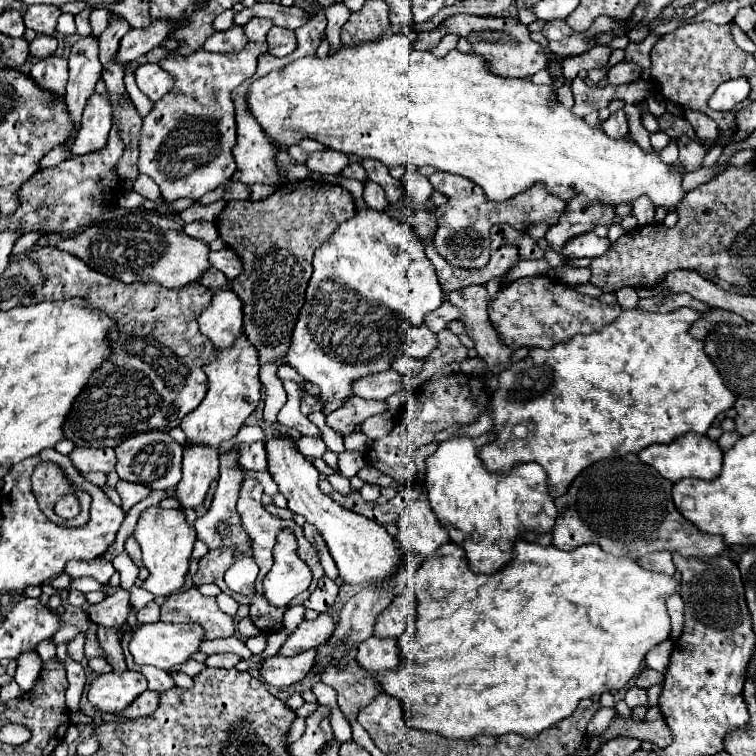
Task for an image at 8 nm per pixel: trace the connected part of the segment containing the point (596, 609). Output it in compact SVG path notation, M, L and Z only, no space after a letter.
M518 541L514 559L498 573L494 575L476 575L470 571L466 557L462 555L462 549L456 543L446 543L430 561L424 561L414 577L414 589L418 597L418 607L416 607L416 617L410 623L410 633L404 633L400 639L400 657L402 665L390 673L376 673L374 681L378 687L400 699L404 705L406 713L406 723L414 729L422 731L434 731L446 739L474 739L476 735L506 735L506 733L518 733L524 737L534 737L548 729L550 725L562 721L564 717L570 717L576 711L578 701L600 695L610 689L620 689L624 687L630 677L640 669L640 661L644 655L660 645L664 639L670 635L670 619L666 611L666 597L674 593L676 589L676 579L668 577L664 573L652 573L642 569L636 559L632 557L614 557L610 553L604 553L596 543L582 545L574 551L560 551L558 547L542 547L538 543L526 543Z

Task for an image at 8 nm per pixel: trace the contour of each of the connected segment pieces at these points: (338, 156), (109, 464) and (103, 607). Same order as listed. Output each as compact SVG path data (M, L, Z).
M316 151L310 153L306 165L310 171L320 173L320 175L338 175L342 173L342 169L350 163L350 157L346 153L338 153L338 151Z
M78 447L68 457L80 473L90 473L90 471L110 473L110 471L114 471L114 465L116 465L114 449L92 449L92 447L82 449L82 447Z
M116 589L112 595L108 595L102 603L90 605L88 617L96 625L104 627L118 627L126 621L128 617L128 601L130 593L124 589Z

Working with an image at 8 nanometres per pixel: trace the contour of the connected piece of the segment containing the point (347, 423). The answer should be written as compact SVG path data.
M350 397L340 409L326 415L326 423L336 433L346 437L352 431L356 431L356 427L364 419L368 419L368 417L372 417L376 413L384 413L384 411L388 411L386 401L370 401L370 399L362 399L362 397Z

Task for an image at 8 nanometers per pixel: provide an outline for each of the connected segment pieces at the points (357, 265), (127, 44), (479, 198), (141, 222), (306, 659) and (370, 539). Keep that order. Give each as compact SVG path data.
M366 207L362 211L356 211L356 215L350 221L344 221L330 235L330 239L314 253L314 273L312 273L312 279L310 279L308 289L306 289L306 301L304 301L304 305L300 309L300 317L298 317L298 321L294 325L294 333L290 337L290 349L286 351L286 361L300 377L304 377L306 381L310 381L310 383L314 383L314 385L318 385L322 389L320 399L324 403L334 401L334 399L346 399L346 397L352 395L350 385L352 385L354 379L390 369L392 357L402 355L402 337L406 335L406 329L410 325L422 325L424 323L424 315L434 311L434 309L438 309L442 305L442 301L444 301L444 293L440 289L434 265L424 255L424 243L412 233L410 225L406 225L404 221L394 221L394 217L386 217L386 211L376 211L376 209L368 209Z
M152 21L148 27L130 29L120 41L118 61L130 63L146 55L150 49L158 47L162 41L170 37L172 27L174 27L174 21Z
M440 171L430 177L430 183L436 191L440 191L448 197L448 203L440 205L436 209L438 231L434 235L434 247L452 267L478 269L490 261L490 227L492 225L508 223L518 231L524 231L532 223L536 225L540 221L548 221L548 225L554 225L566 207L566 203L560 197L546 193L544 189L542 189L542 193L544 193L542 199L530 199L530 195L526 191L526 193L522 193L510 201L502 201L502 205L498 205L498 203L490 201L482 193L482 189L478 189L478 185L474 185L466 177Z
M130 211L114 219L104 219L74 237L60 239L58 249L68 251L82 259L92 269L114 277L122 283L158 283L162 287L174 289L194 283L210 267L208 251L204 241L188 237L174 219L156 215L152 211Z
M310 649L310 651L294 655L294 657L274 655L262 663L260 675L266 683L270 683L274 687L290 687L290 685L302 681L312 671L314 657L316 657L316 649Z
M276 437L266 443L266 451L268 451L270 473L278 485L278 491L288 501L288 509L304 515L308 523L312 523L316 529L320 529L320 533L336 561L340 577L344 581L348 581L352 585L380 581L400 569L402 555L400 555L400 549L396 547L394 539L388 535L388 531L382 525L366 519L364 515L358 515L354 511L340 507L336 501L332 501L328 495L324 495L318 487L320 473L316 471L316 467L312 463L308 463L296 451L294 441Z

